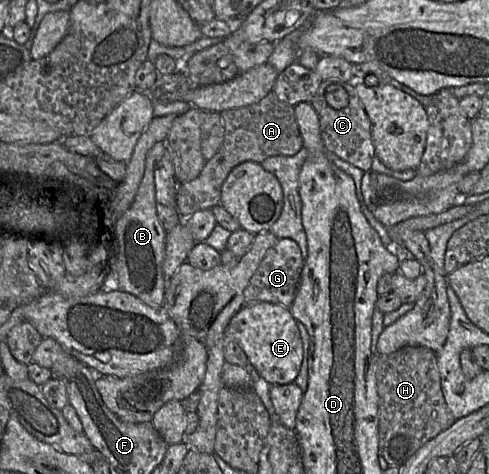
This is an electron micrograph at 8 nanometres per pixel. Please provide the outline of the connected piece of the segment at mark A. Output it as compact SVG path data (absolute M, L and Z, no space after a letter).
M270 92L259 102L220 113L225 128L224 141L217 153L205 162L199 176L177 185L176 204L184 219L195 212L220 205L221 188L230 171L237 165L254 161L262 163L271 156L293 156L303 147L294 107L280 101Z

